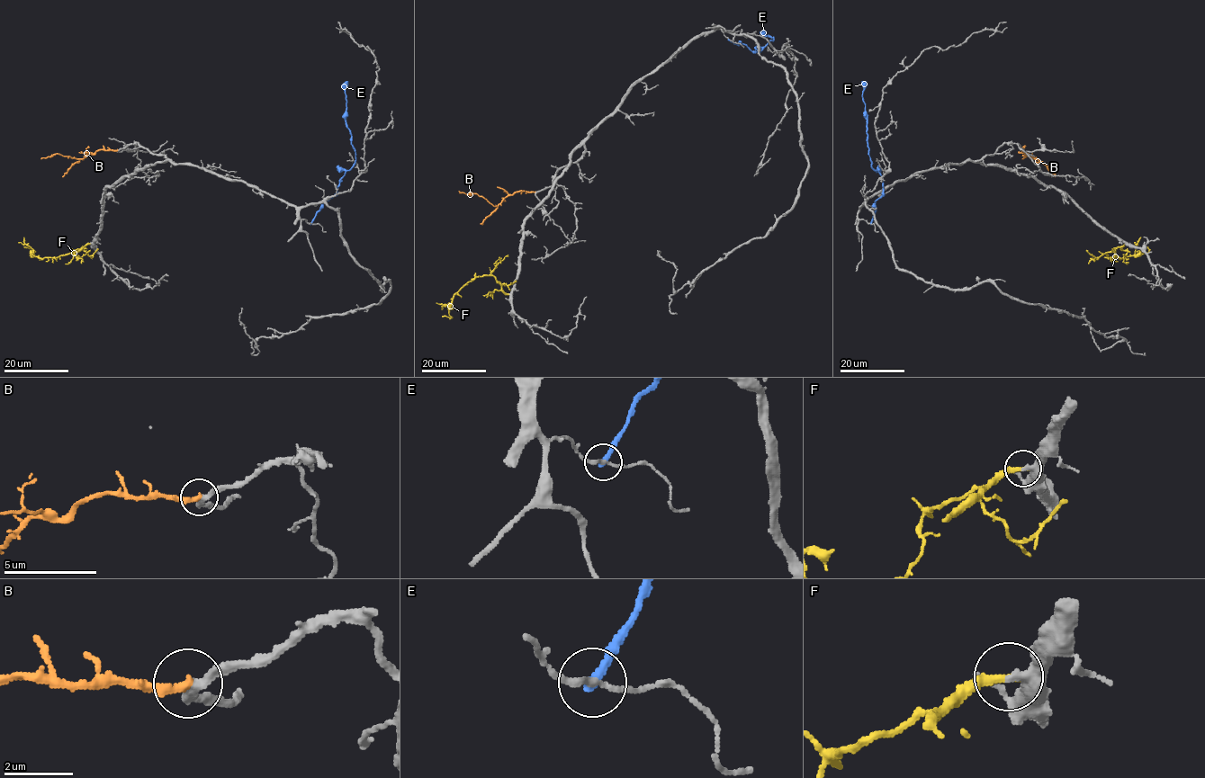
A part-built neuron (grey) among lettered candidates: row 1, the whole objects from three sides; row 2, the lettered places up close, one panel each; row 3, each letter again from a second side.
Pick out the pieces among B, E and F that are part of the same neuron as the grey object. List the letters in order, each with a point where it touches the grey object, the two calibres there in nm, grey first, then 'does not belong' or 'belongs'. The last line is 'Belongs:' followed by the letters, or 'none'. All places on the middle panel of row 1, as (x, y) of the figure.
B: contact (535, 192); calibres 240 and 240 nm; belongs
E: contact (729, 40); calibres 150 and 280 nm; does not belong
F: contact (508, 294); calibres 320 and 320 nm; belongs
Belongs: B, F

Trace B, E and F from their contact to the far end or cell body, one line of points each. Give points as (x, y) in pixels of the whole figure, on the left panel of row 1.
B: (117, 149), (96, 150), (83, 158), (57, 154), (40, 158)
E: (310, 223), (316, 212), (337, 192), (342, 177), (355, 160), (350, 130), (346, 123), (345, 84), (348, 81)
F: (91, 243), (78, 251), (42, 258), (23, 246)

